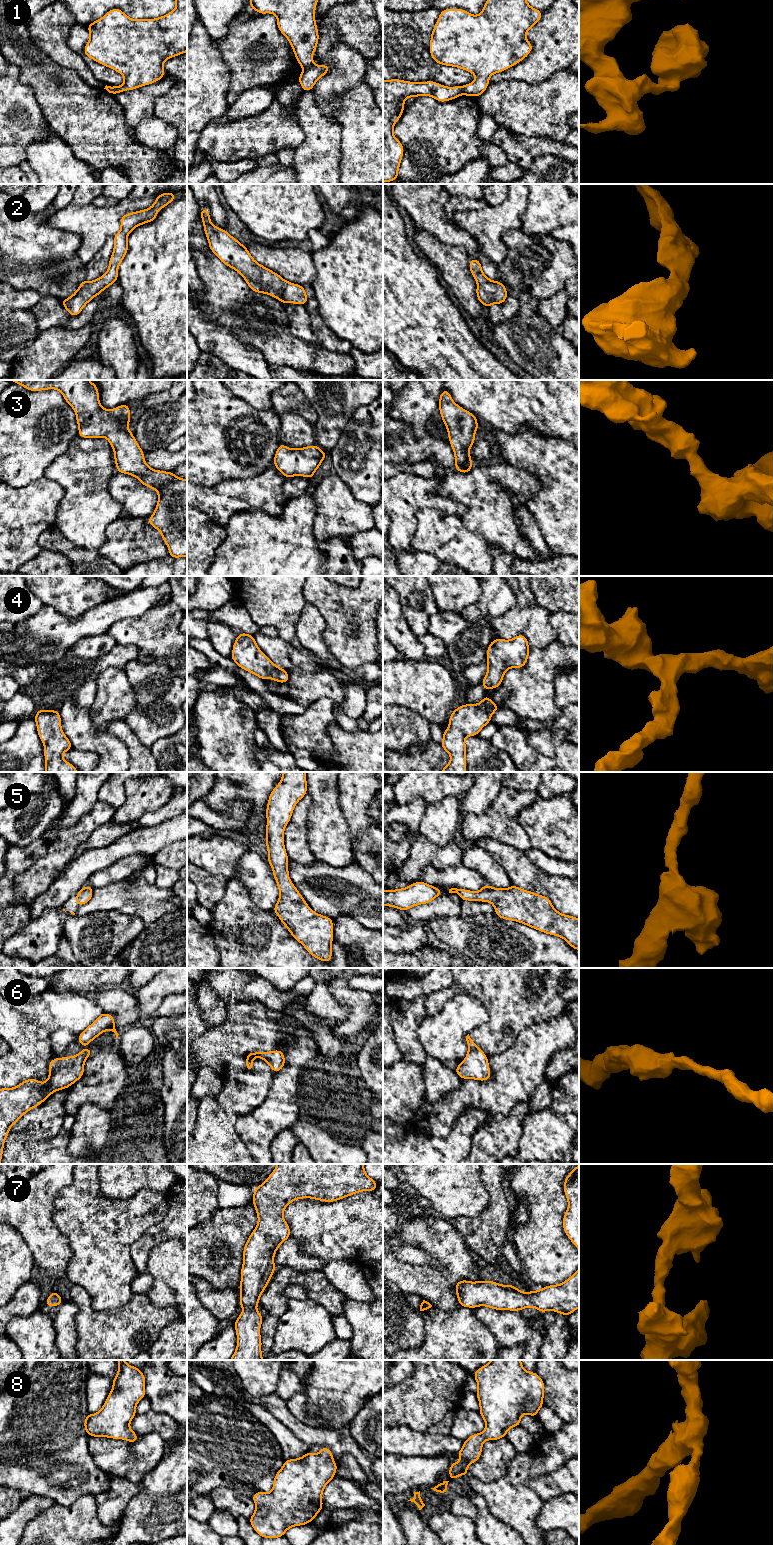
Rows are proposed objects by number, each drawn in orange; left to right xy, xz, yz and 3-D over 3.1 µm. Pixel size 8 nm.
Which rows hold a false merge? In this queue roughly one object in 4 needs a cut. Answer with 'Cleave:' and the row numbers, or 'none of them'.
Cleave: 1

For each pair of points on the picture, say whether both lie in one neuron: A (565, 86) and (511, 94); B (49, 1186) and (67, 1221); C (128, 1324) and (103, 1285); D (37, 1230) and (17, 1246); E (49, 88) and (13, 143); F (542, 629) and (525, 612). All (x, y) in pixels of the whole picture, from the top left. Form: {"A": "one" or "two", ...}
{"A": "one", "B": "two", "C": "two", "D": "two", "E": "two", "F": "one"}

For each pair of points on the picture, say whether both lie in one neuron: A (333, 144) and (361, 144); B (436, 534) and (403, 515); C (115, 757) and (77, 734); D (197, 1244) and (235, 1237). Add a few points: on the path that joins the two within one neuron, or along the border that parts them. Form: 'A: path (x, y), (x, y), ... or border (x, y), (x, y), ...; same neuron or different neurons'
A: border (336, 121), (341, 128), (340, 167); different neurons
B: border (433, 507), (422, 507), (417, 512), (410, 546); different neurons
C: path (105, 747), (101, 743), (86, 737); same neuron
D: path (206, 1244), (217, 1236), (226, 1237); same neuron

